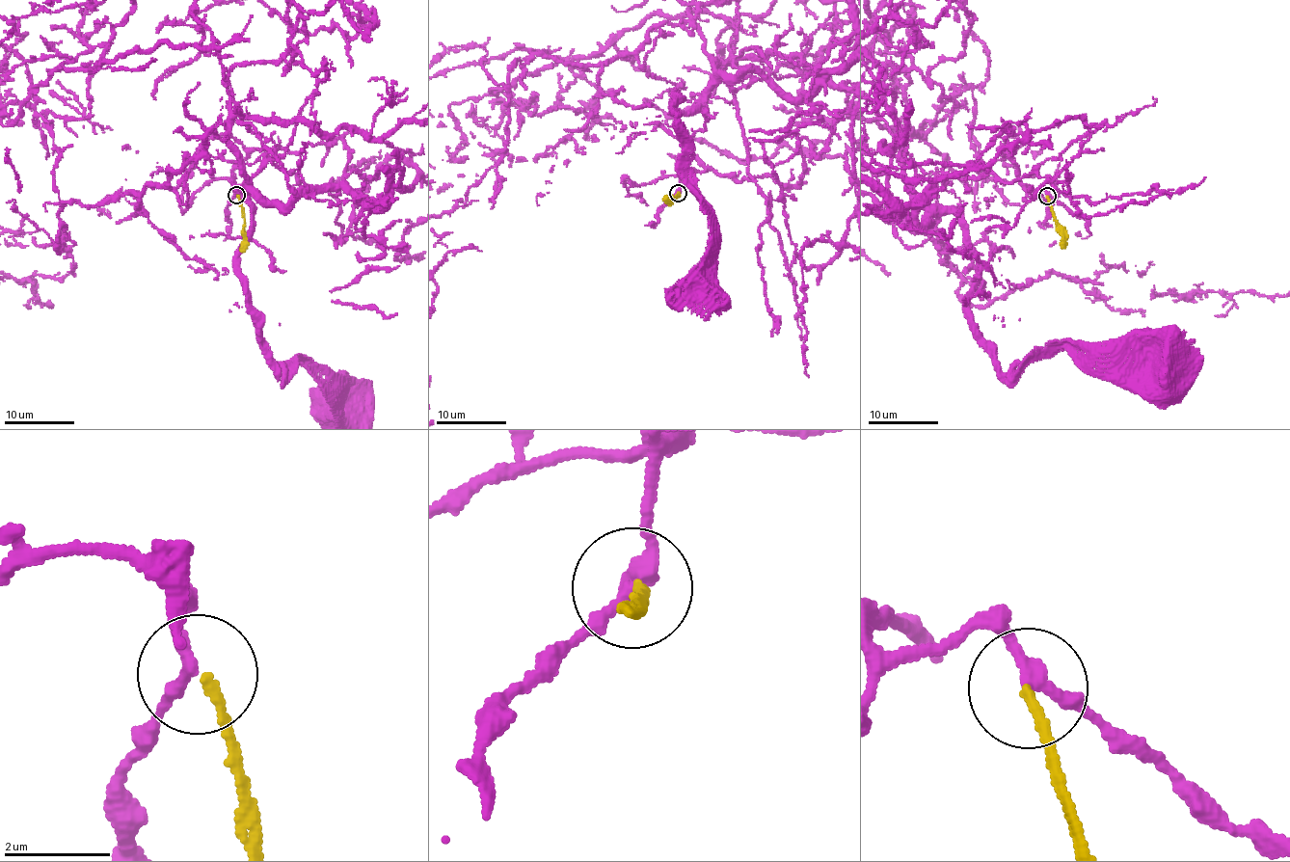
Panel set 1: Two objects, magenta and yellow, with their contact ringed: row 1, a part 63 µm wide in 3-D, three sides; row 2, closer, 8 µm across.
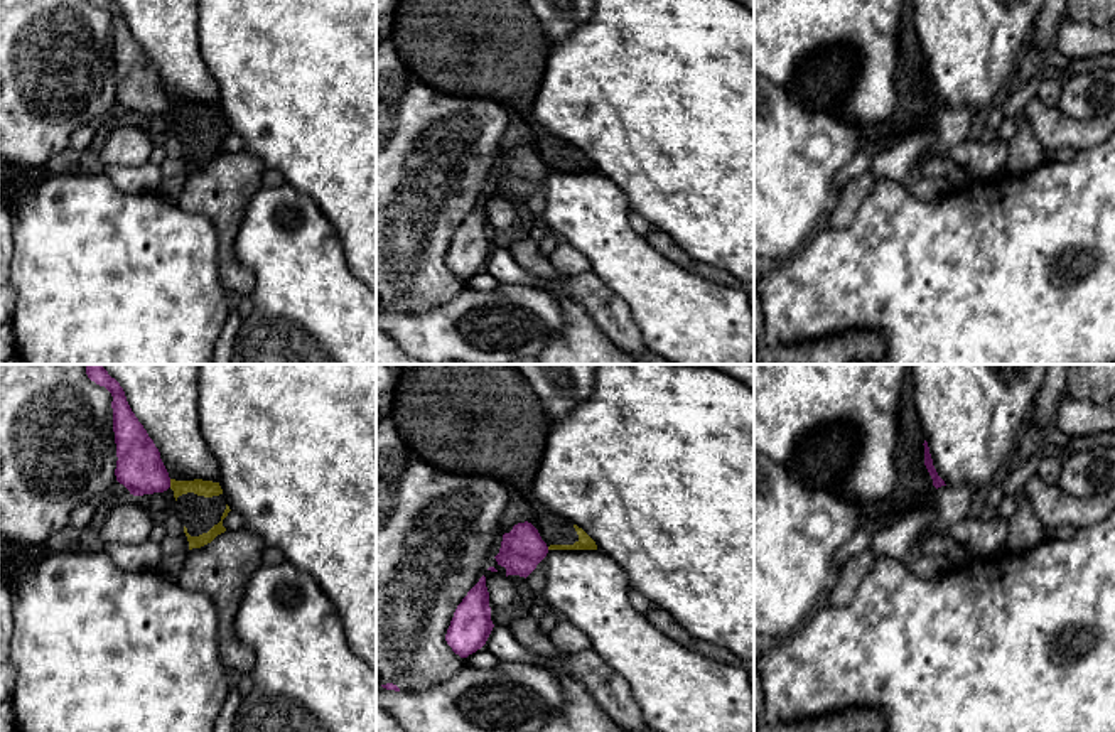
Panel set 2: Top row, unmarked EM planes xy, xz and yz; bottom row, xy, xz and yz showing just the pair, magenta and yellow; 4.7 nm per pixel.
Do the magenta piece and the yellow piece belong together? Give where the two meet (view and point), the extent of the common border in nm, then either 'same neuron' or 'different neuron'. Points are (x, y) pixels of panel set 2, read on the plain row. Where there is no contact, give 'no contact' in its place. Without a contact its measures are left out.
xy (169, 105) | 40 nm | different neuron

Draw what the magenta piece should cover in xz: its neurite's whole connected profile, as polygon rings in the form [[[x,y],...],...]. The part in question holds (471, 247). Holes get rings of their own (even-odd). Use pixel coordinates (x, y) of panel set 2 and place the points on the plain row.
[[[482,197],[457,228],[445,263],[455,277],[467,280],[486,266],[493,250],[489,214]]]

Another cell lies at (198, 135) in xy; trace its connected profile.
[[[175,103],[170,110],[179,138],[189,164],[189,172],[211,165],[224,155],[223,142],[231,133],[219,105],[213,103]]]

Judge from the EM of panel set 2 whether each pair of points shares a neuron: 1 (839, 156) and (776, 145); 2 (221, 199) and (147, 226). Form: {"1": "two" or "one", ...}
{"1": "one", "2": "two"}

